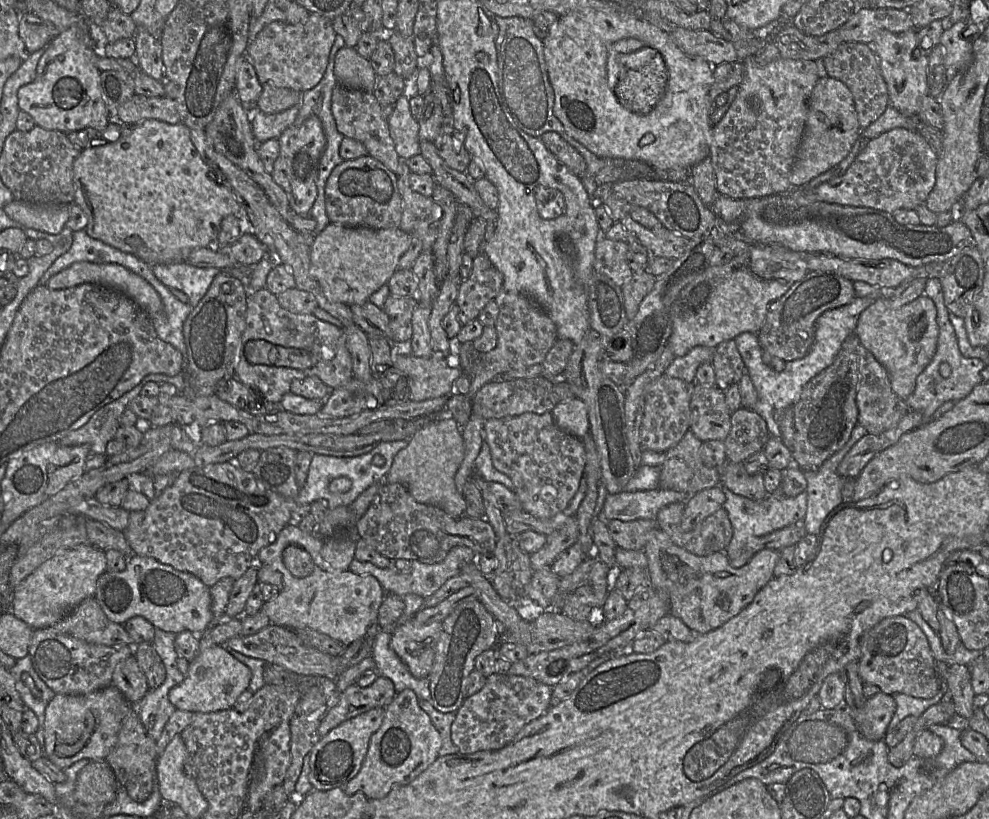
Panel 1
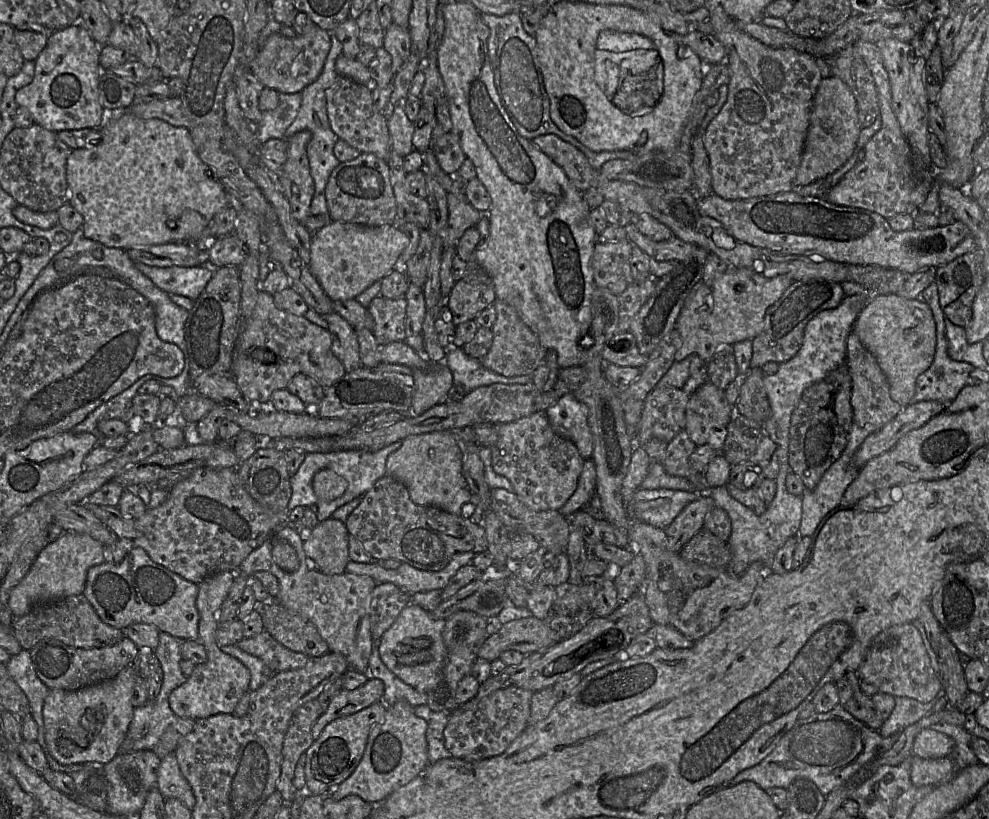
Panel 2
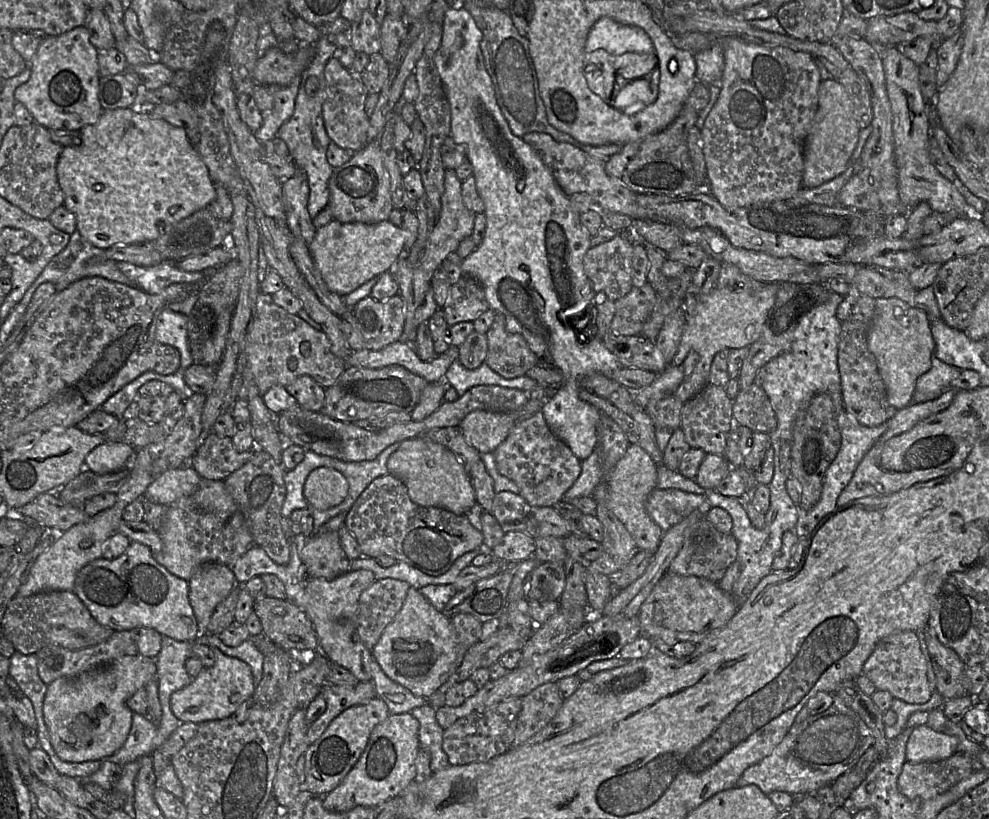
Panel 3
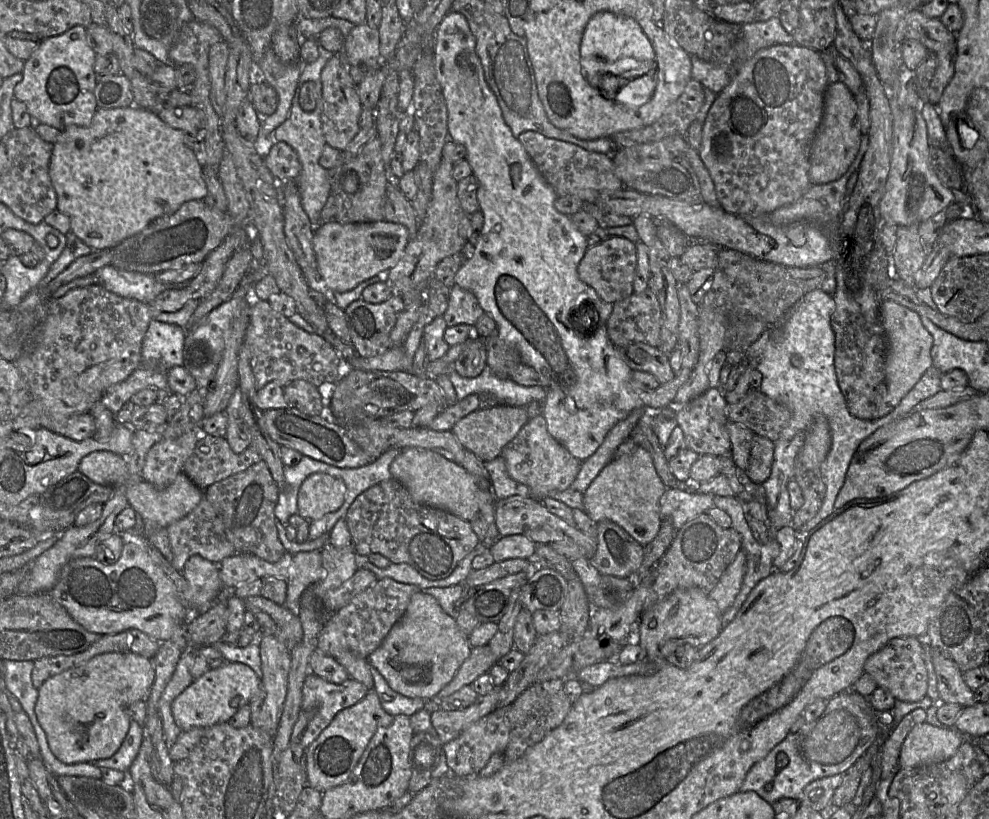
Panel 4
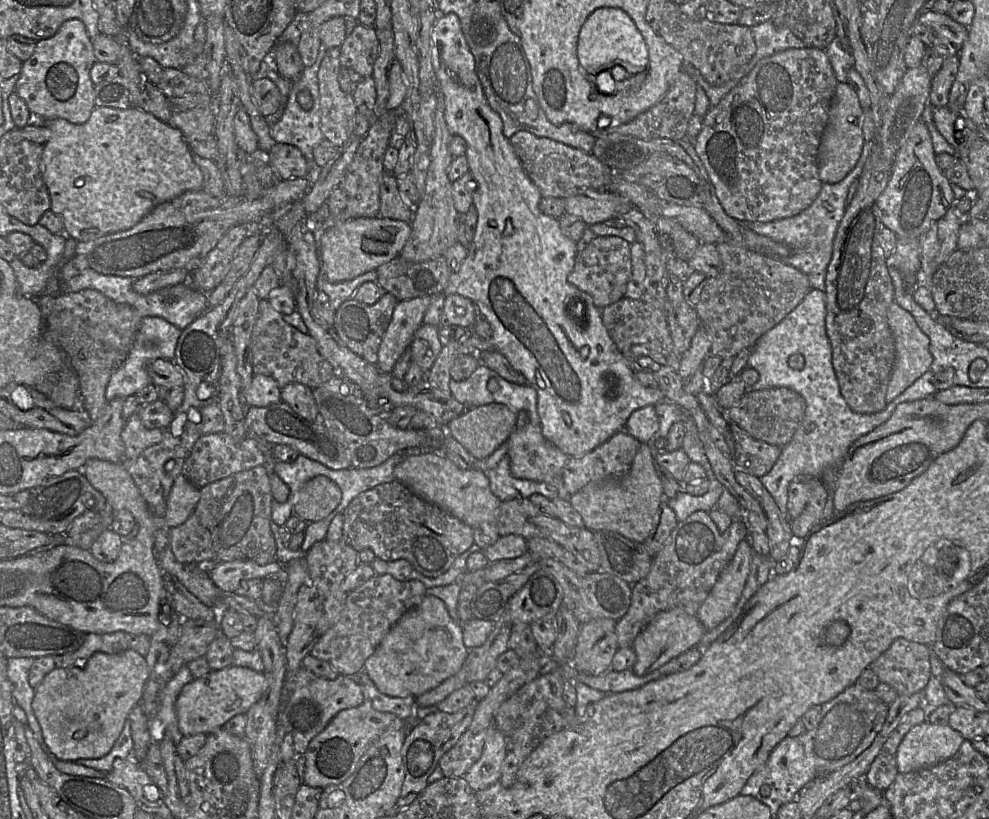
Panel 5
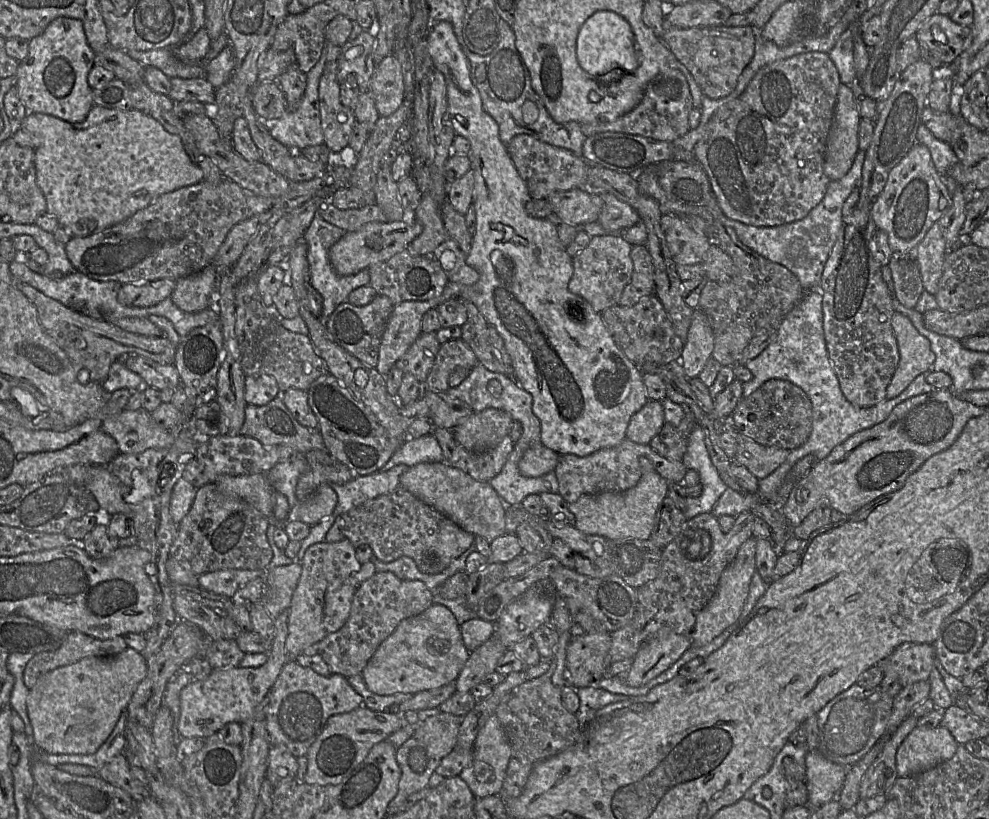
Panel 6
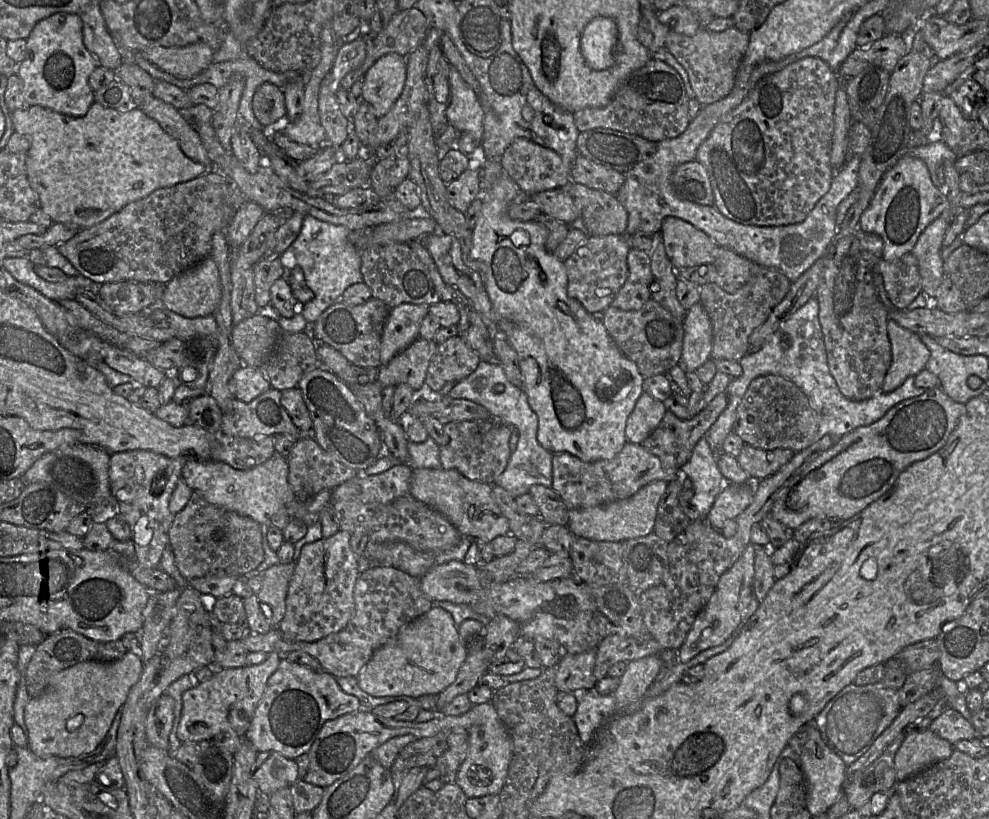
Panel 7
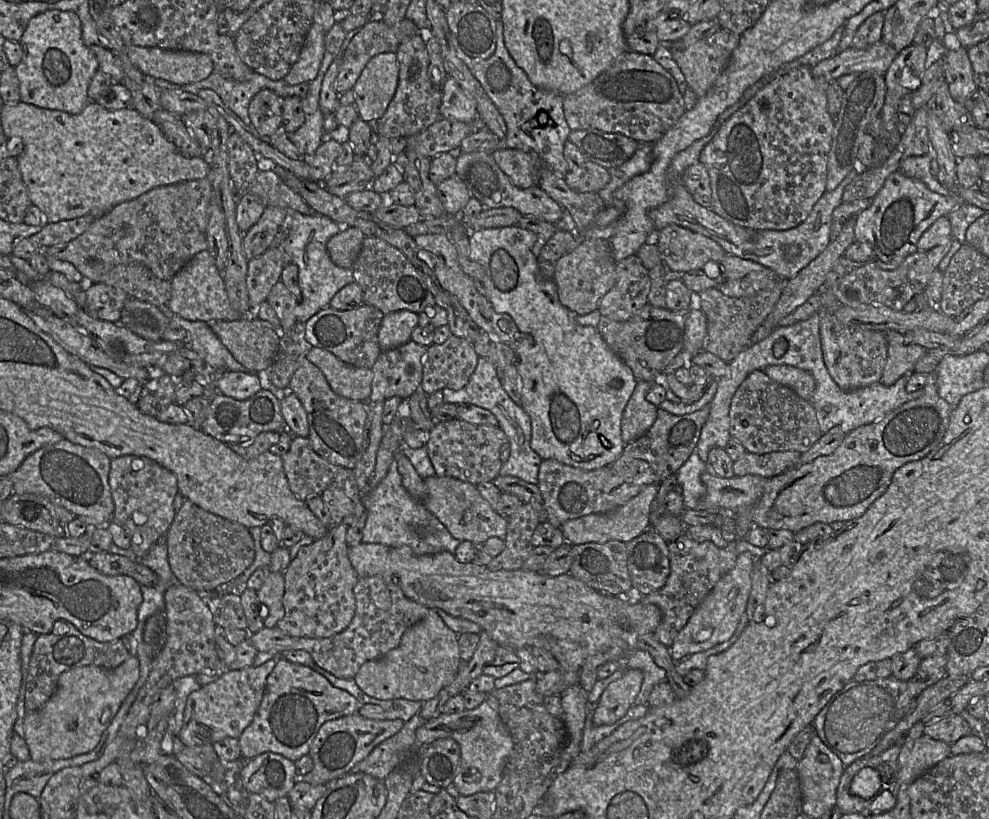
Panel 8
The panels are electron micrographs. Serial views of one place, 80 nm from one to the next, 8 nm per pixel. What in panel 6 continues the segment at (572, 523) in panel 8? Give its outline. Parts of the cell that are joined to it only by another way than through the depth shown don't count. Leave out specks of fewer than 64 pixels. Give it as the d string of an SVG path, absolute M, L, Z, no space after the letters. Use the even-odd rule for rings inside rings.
M641 456L639 462L642 476L634 487L623 492L585 494L575 502L568 503L569 510L575 516L574 526L578 530L606 539L650 538L659 520L663 499L668 495L669 483L656 472L648 458Z

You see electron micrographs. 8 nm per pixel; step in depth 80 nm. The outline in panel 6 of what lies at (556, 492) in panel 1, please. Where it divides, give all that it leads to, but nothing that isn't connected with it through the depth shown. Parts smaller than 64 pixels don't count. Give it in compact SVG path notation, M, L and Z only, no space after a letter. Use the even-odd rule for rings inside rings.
M541 442L532 444L518 463L520 473L526 477L539 477L555 472L560 455Z

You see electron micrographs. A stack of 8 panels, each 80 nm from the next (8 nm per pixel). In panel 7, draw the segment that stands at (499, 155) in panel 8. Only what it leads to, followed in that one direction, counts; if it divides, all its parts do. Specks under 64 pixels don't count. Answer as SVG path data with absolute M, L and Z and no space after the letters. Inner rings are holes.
M523 137L516 138L506 148L500 157L500 163L527 196L546 190L562 188L571 180L571 170L563 163L559 154Z

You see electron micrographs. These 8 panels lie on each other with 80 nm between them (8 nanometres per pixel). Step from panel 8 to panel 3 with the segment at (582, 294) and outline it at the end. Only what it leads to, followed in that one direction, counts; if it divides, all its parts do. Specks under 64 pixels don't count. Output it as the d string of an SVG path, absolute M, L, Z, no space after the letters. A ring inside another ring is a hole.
M618 235L611 240L589 248L583 259L585 274L593 284L595 293L603 293L616 301L627 295L632 285L632 259L634 246Z

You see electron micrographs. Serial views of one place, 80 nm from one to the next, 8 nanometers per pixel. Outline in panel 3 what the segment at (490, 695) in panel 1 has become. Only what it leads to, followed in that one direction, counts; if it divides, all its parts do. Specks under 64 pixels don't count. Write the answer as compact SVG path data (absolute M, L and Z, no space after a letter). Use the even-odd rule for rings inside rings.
M510 697L482 712L474 712L458 719L451 727L444 730L443 734L443 750L448 756L449 764L455 766L485 763L504 754L512 747L521 708L521 698Z

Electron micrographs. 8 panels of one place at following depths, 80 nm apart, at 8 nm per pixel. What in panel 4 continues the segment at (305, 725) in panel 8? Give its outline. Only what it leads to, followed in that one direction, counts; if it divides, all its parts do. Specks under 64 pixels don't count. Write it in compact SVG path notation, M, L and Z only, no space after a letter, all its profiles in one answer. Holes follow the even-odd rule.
M310 672L306 676L302 687L301 711L311 714L300 740L302 747L307 749L340 711L360 702L368 691L369 689L362 683L351 677L341 684L334 684Z

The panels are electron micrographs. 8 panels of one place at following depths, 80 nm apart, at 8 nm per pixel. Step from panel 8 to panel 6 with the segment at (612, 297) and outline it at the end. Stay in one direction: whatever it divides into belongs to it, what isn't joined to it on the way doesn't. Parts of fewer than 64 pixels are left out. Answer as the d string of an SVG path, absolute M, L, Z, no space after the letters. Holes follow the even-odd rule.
M632 245L630 258L633 264L631 279L618 302L618 305L626 307L634 306L654 291L654 270L647 248L644 245Z

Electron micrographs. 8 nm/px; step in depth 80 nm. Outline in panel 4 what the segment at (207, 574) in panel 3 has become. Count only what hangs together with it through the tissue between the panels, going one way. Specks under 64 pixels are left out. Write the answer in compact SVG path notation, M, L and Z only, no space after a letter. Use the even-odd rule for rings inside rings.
M191 556L182 571L188 582L187 603L198 614L207 612L216 603L224 587L219 574L219 564L199 556Z

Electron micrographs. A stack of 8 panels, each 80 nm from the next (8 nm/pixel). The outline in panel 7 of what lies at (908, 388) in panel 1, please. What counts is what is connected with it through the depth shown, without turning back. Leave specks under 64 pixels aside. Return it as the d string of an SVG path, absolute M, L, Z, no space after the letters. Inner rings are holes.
M888 320L887 332L892 361L882 386L884 393L892 392L908 377L915 377L926 368L930 358L929 349L917 333L901 327L894 320Z

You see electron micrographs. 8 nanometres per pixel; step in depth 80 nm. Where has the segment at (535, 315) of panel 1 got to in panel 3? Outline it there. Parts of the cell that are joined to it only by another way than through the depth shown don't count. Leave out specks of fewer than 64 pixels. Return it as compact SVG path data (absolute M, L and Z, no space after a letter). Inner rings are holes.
M496 313L486 335L488 353L484 363L502 377L513 379L525 376L530 369L541 363L521 334L506 330L503 314Z

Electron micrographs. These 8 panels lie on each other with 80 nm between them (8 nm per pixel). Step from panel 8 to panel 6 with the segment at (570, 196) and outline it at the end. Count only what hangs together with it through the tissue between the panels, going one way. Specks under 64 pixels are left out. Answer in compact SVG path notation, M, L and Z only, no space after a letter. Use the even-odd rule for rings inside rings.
M600 192L602 208L598 223L607 231L621 231L635 225L640 216L638 212L627 203L618 200L608 192Z

